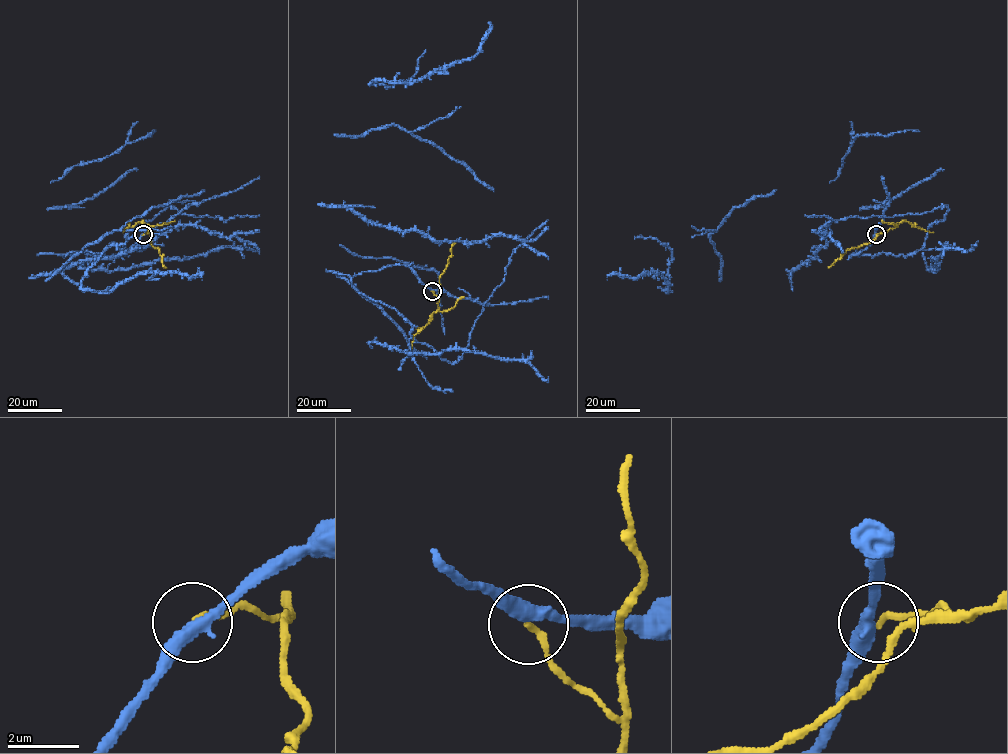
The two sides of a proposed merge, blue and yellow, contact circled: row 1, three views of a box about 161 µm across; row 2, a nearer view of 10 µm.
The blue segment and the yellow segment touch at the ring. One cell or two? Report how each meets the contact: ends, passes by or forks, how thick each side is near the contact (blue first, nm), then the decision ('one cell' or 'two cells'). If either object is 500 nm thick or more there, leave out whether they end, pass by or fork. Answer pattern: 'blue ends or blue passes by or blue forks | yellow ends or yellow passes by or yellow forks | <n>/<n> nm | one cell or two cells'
blue passes by | yellow ends | 360/180 nm | two cells

